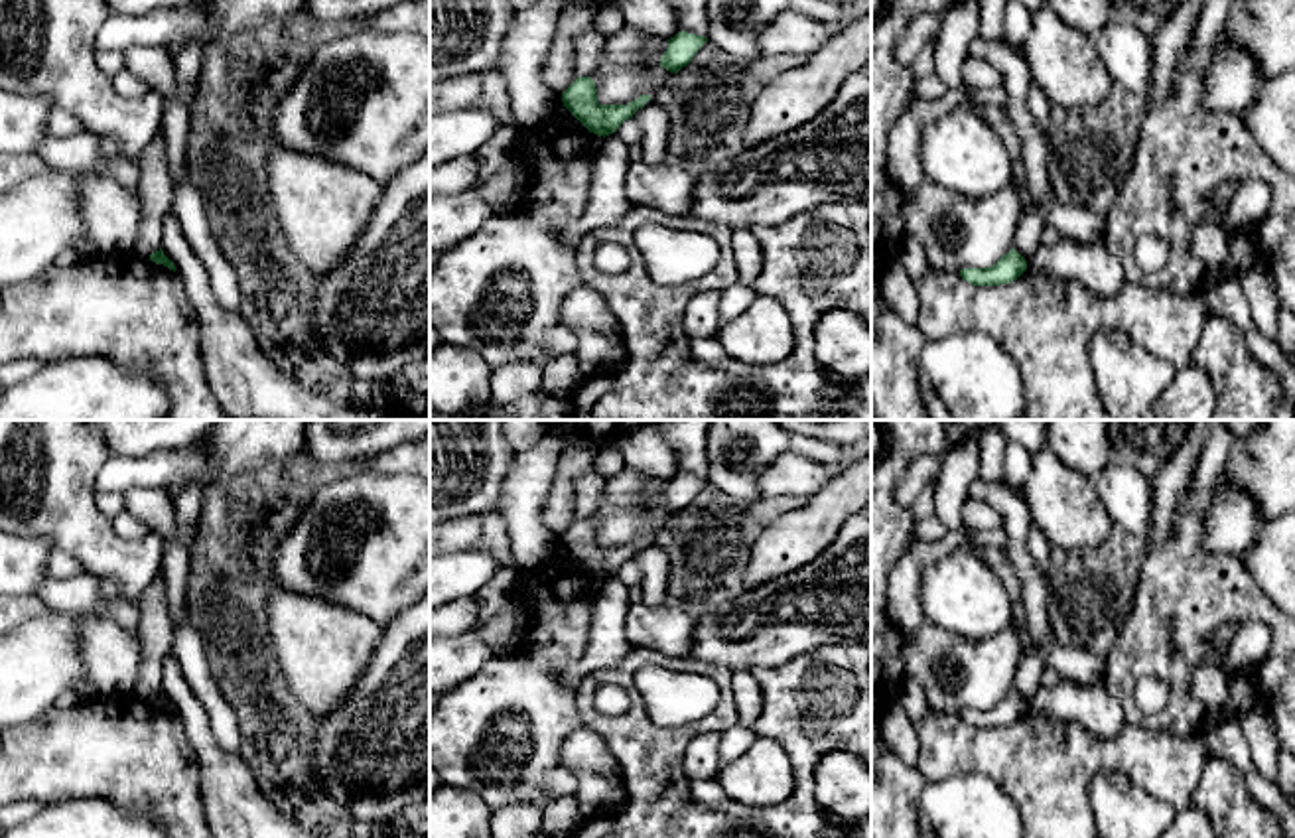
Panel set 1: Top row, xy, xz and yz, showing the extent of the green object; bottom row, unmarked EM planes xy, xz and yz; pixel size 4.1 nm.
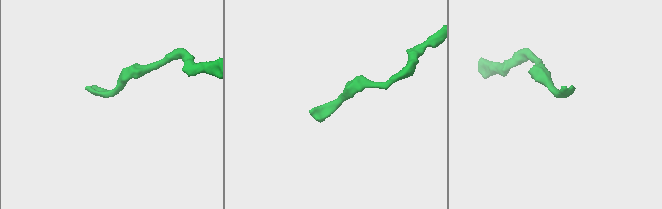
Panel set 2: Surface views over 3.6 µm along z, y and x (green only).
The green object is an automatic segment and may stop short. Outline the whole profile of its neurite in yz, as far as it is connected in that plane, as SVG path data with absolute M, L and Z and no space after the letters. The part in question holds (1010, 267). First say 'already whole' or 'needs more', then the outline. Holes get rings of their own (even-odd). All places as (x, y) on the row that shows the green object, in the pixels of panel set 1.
already whole; M1011 248L993 266L988 268L964 268L962 280L974 286L999 286L1017 280L1027 270L1027 260Z

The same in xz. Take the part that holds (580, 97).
already whole; M578 77L564 93L564 106L593 134L609 136L625 120L643 108L650 101L650 95L641 95L629 105L599 105L597 89L591 77Z

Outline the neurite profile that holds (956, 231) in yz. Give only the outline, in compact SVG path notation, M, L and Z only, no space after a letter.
M930 179L905 195L905 233L917 237L928 268L960 272L993 266L1013 248L1023 207L1015 187L964 197Z

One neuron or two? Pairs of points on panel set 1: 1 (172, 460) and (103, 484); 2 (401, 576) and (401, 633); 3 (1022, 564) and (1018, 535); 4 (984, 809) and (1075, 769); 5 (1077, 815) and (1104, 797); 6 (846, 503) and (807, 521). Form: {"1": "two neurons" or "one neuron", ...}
{"1": "one neuron", "2": "two neurons", "3": "one neuron", "4": "two neurons", "5": "two neurons", "6": "one neuron"}

